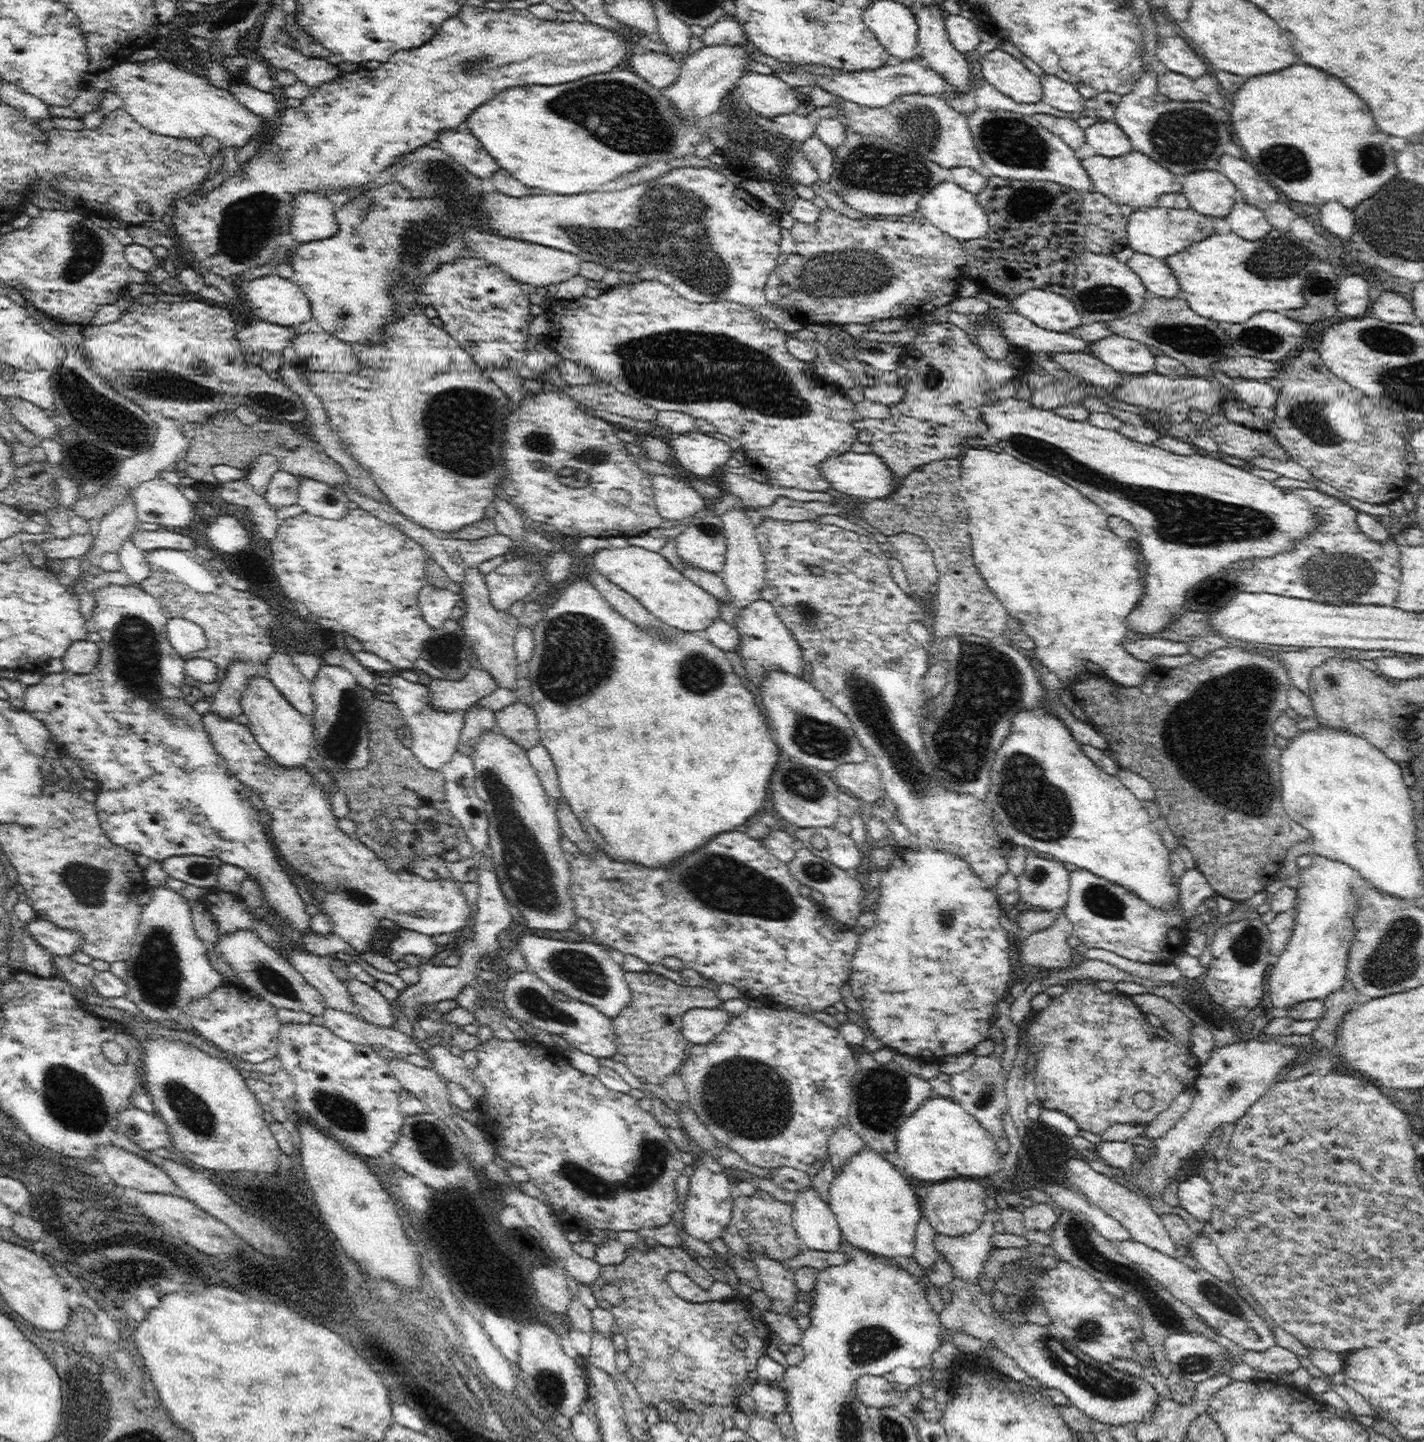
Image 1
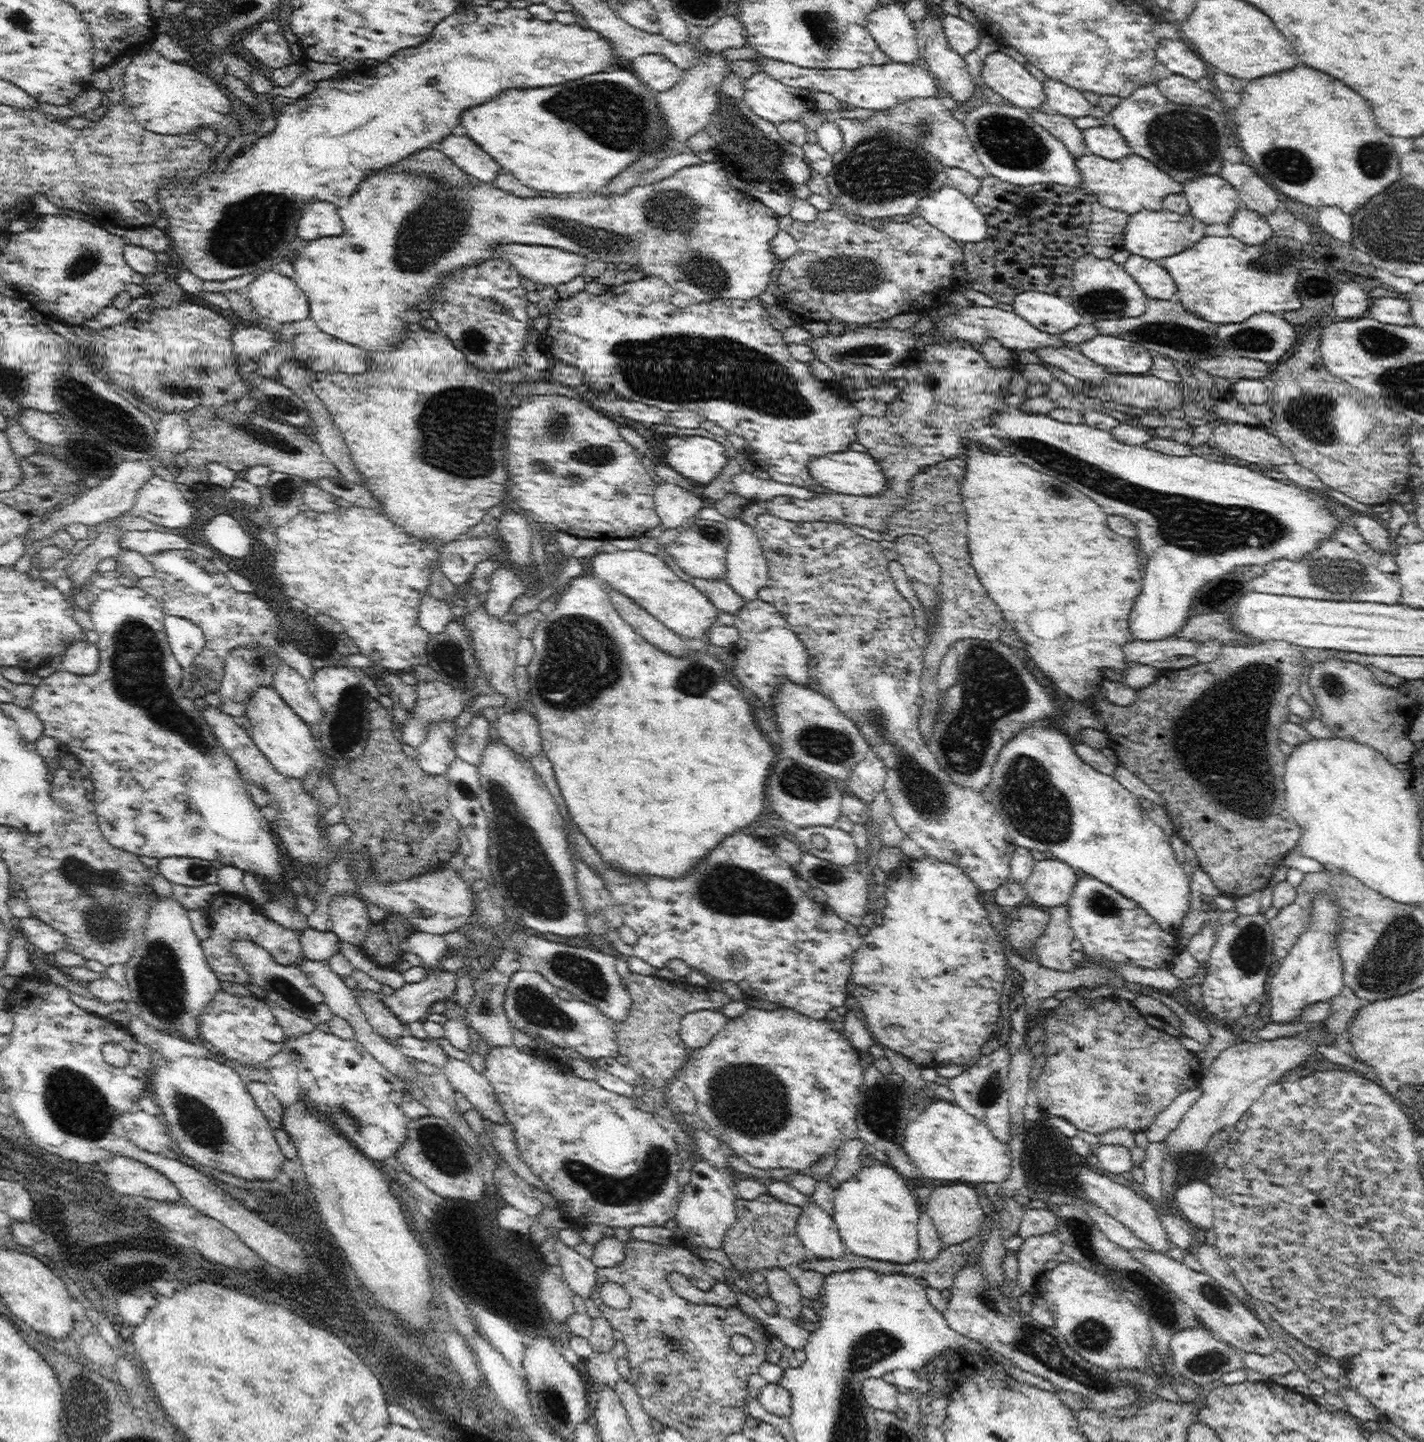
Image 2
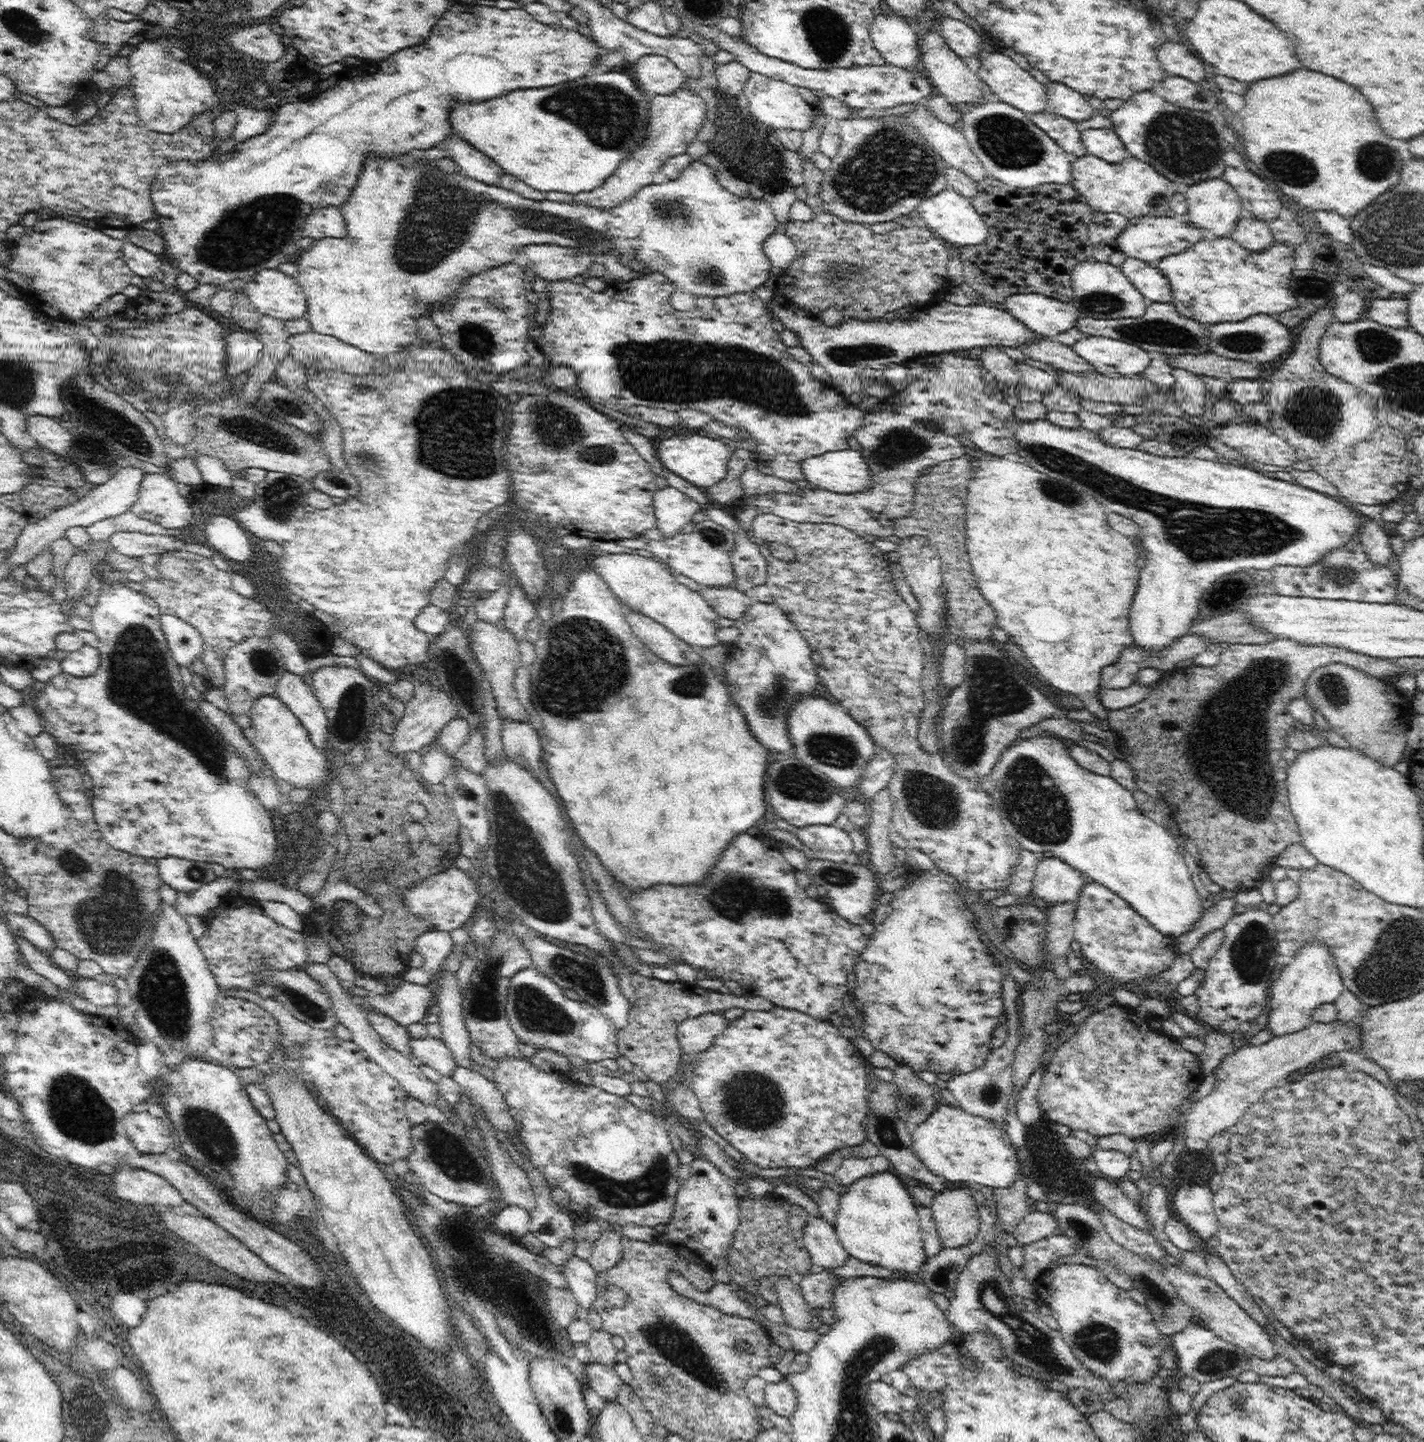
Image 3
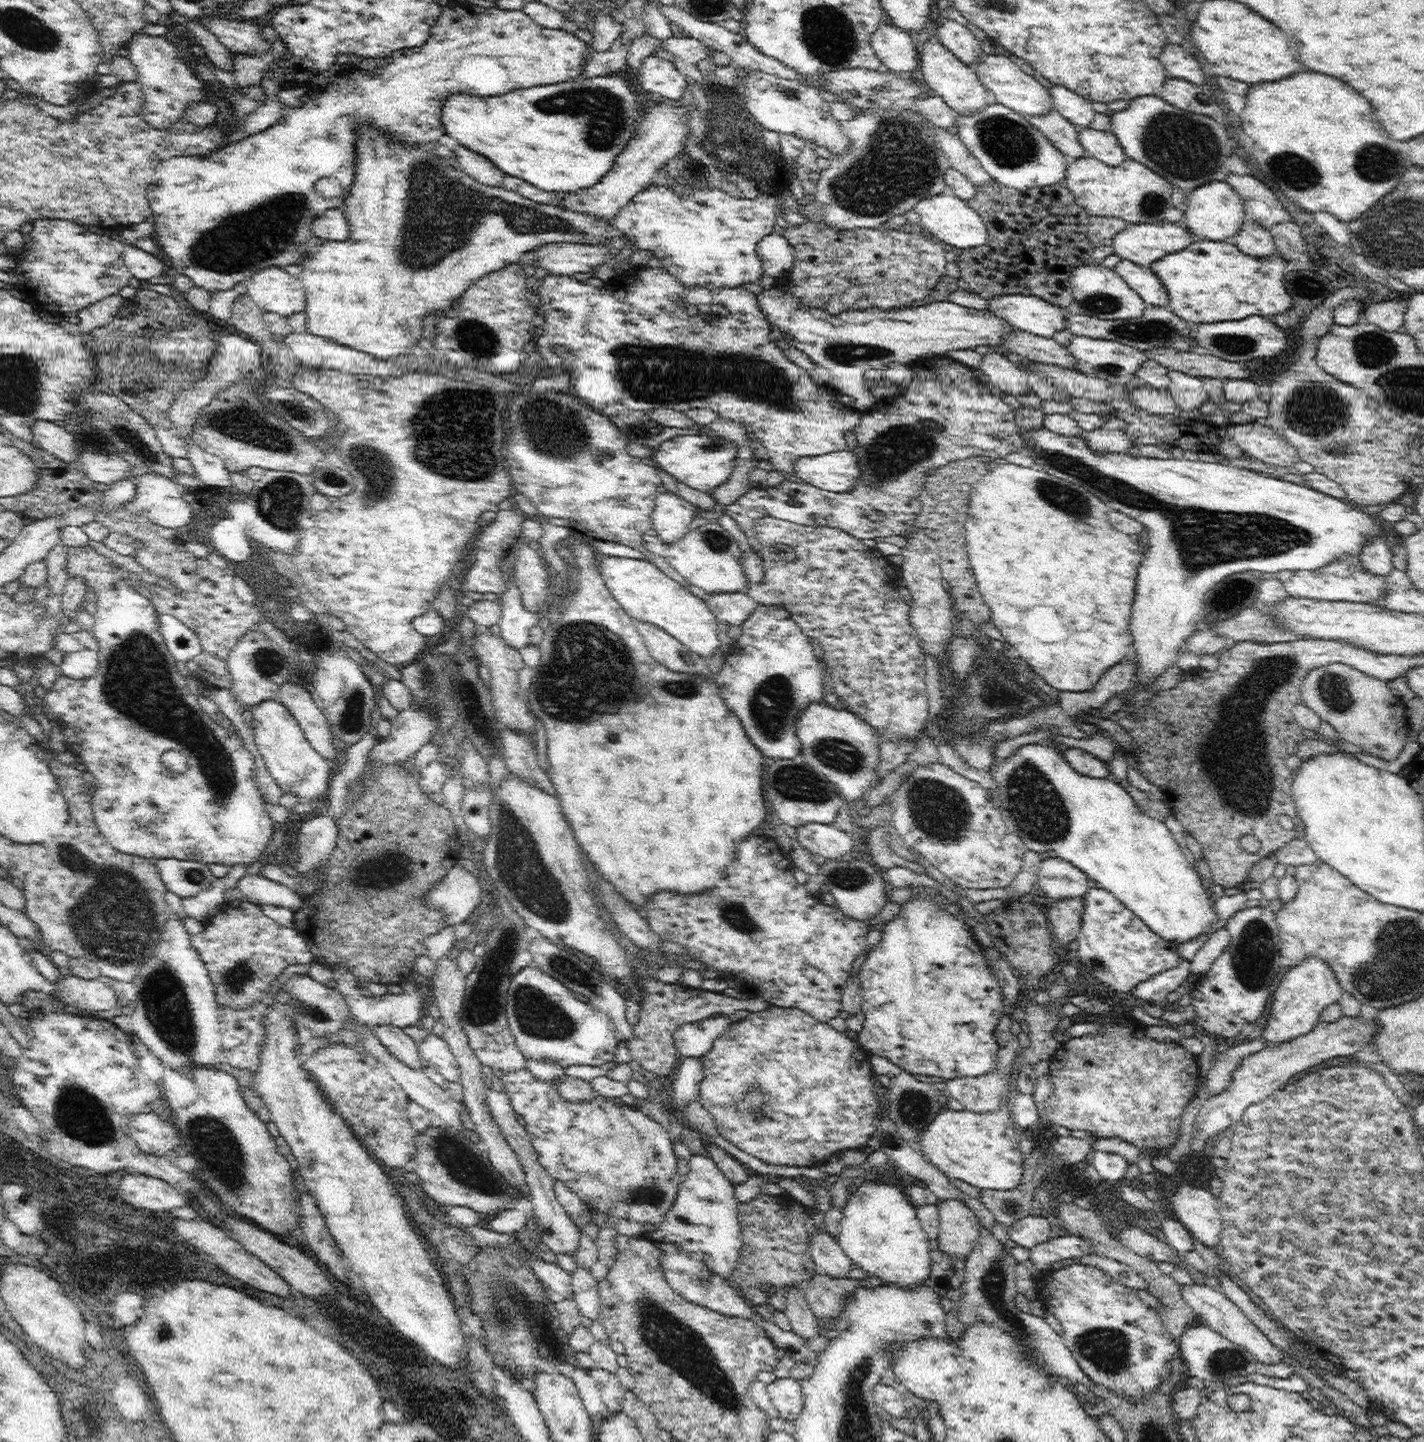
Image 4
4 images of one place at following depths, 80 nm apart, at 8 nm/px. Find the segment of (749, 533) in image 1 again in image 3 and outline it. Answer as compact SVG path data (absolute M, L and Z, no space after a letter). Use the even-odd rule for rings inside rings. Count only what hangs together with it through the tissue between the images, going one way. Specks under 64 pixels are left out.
M739 530L737 535L737 547L733 552L733 565L736 576L739 576L736 588L748 592L756 584L765 582L767 566L765 558L753 541Z

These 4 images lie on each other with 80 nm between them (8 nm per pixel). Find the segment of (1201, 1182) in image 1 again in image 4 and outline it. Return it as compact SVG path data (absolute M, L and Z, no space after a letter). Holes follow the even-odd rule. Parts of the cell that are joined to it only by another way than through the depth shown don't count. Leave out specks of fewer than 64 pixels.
M1181 1183L1167 1206L1173 1210L1173 1217L1204 1246L1216 1248L1218 1244L1221 1245L1223 1222L1217 1199L1208 1189Z

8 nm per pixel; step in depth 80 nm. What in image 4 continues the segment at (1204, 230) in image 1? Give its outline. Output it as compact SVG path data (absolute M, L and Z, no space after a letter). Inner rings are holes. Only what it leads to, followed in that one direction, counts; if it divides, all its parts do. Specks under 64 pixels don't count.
M1172 223L1127 225L1112 238L1113 254L1136 266L1150 267L1158 258L1172 254L1191 243L1184 227Z

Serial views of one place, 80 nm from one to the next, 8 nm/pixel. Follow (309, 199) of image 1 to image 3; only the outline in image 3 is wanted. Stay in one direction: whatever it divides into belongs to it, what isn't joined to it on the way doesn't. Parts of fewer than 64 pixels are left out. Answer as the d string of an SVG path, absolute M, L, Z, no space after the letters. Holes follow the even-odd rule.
M329 206L322 210L307 211L307 236L322 238L344 238L347 224L340 207Z

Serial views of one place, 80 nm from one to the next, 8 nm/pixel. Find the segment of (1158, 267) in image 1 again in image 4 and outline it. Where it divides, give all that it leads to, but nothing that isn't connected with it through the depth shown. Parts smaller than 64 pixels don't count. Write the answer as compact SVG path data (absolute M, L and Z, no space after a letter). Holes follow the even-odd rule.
M1120 260L1113 271L1140 296L1146 309L1168 307L1168 295L1164 292L1164 286L1150 267L1140 267L1130 261Z

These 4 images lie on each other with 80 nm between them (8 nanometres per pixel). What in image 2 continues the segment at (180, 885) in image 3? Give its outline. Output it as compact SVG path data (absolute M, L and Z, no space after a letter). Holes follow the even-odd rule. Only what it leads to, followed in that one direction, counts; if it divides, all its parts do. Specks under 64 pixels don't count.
M167 857L160 859L157 872L174 886L198 888L204 884L219 882L219 870L212 866L212 862L198 858Z

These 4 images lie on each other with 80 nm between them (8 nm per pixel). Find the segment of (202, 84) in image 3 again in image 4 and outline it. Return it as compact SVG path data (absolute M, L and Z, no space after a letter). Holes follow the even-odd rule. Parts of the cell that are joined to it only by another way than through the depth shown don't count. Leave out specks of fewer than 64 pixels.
M134 32L125 45L124 53L128 54L136 65L139 81L143 84L146 95L145 115L150 126L164 128L182 116L184 106L192 100L211 100L204 90L202 80L193 69L178 56L178 51L165 36L152 36L144 32Z

